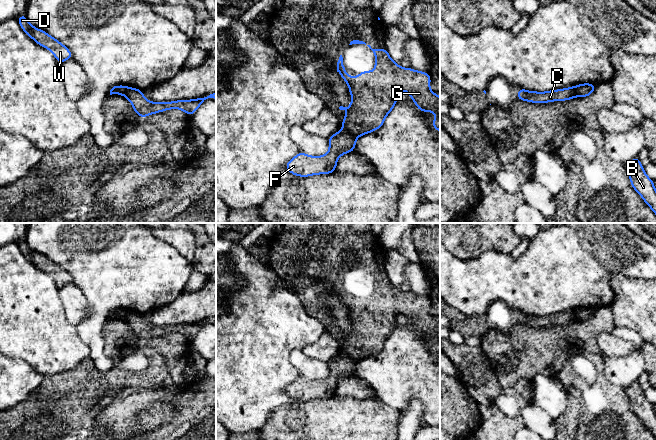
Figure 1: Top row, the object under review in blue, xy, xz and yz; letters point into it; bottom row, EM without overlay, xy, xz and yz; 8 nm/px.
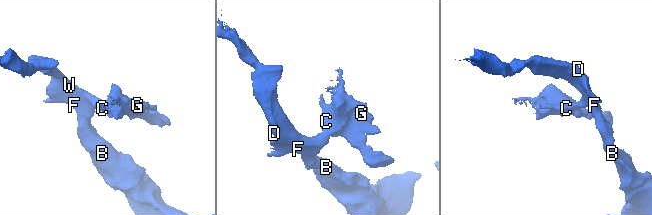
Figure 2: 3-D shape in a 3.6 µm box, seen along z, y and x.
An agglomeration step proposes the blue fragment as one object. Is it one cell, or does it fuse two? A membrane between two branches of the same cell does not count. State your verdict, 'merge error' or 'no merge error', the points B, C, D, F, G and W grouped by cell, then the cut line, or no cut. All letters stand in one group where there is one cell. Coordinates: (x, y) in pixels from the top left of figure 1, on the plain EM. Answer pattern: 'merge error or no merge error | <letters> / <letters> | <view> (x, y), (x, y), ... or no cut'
merge error | B D F W / C G | xz (343, 353), (355, 362)

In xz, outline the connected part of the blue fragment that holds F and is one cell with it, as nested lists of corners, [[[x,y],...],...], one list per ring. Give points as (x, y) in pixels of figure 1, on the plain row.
[[[342,354],[332,358],[328,367],[329,375],[323,380],[310,380],[299,375],[286,387],[286,394],[300,401],[334,397],[339,381],[342,378],[355,375],[356,362]]]

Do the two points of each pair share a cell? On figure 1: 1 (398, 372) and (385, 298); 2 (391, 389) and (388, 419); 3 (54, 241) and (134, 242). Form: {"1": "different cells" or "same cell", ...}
{"1": "different cells", "2": "different cells", "3": "same cell"}

